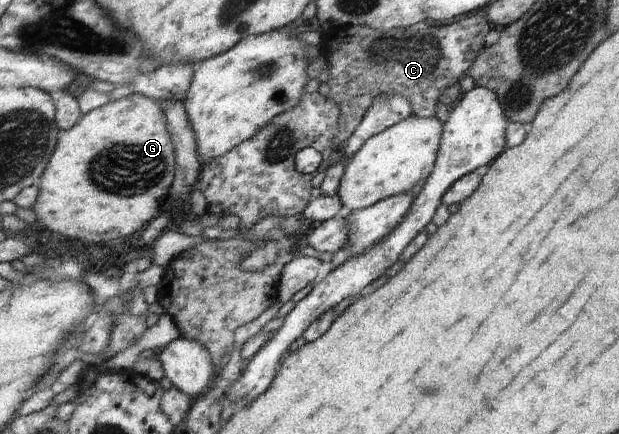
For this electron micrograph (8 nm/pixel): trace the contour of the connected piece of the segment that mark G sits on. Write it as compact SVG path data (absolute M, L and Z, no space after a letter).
M134 92L128 97L123 97L116 101L108 101L107 104L93 109L85 114L73 128L62 132L54 156L51 157L46 172L40 178L38 201L35 208L31 210L36 213L37 221L45 228L46 233L57 232L69 239L97 240L99 242L101 239L107 240L111 237L133 236L135 232L144 230L149 222L160 215L159 207L170 196L177 168L175 145L168 129L167 117L162 102L149 98L143 93Z

